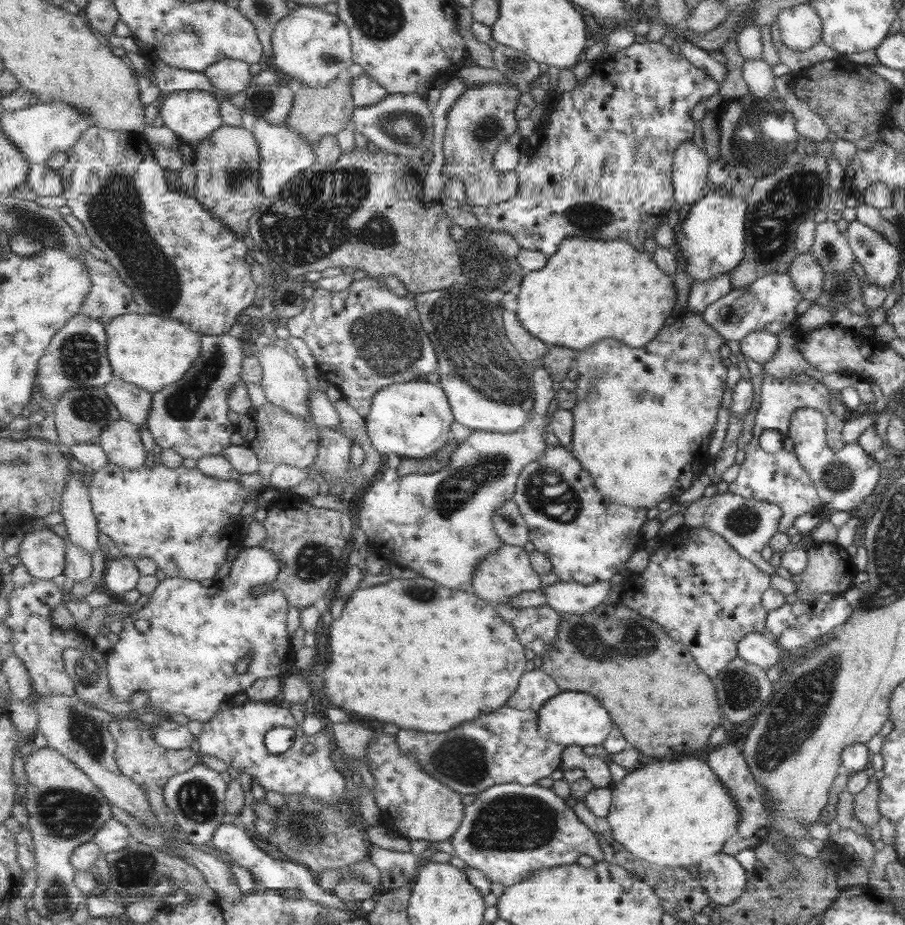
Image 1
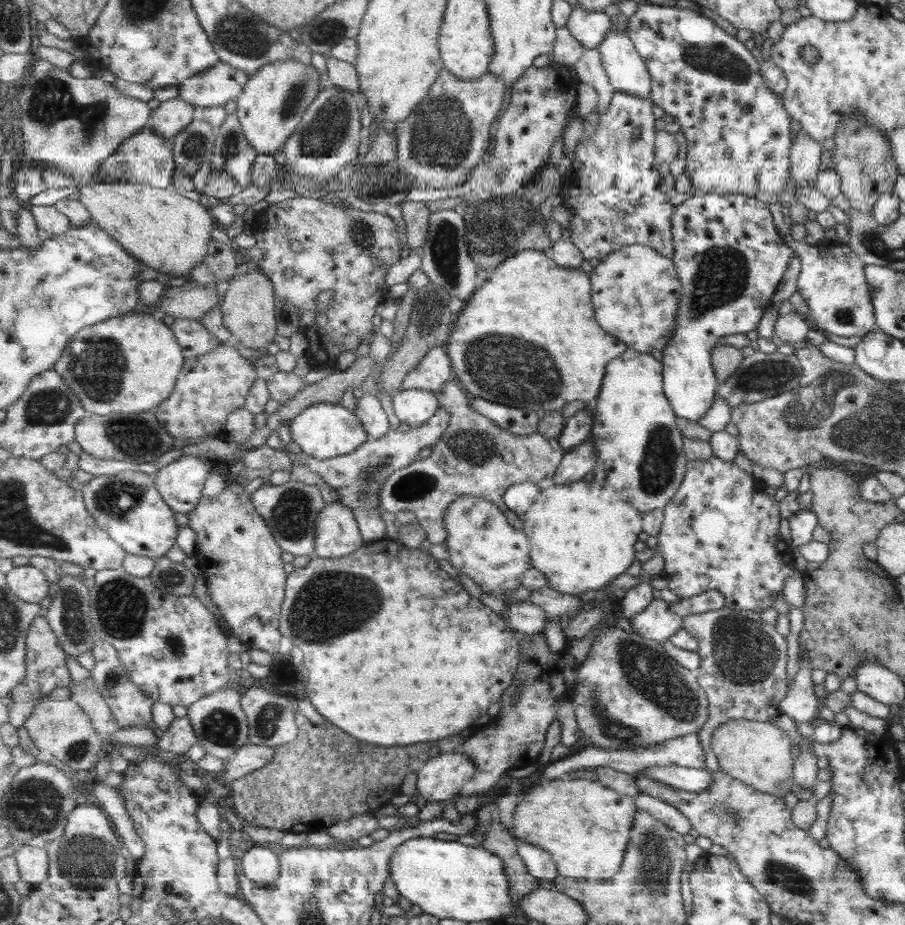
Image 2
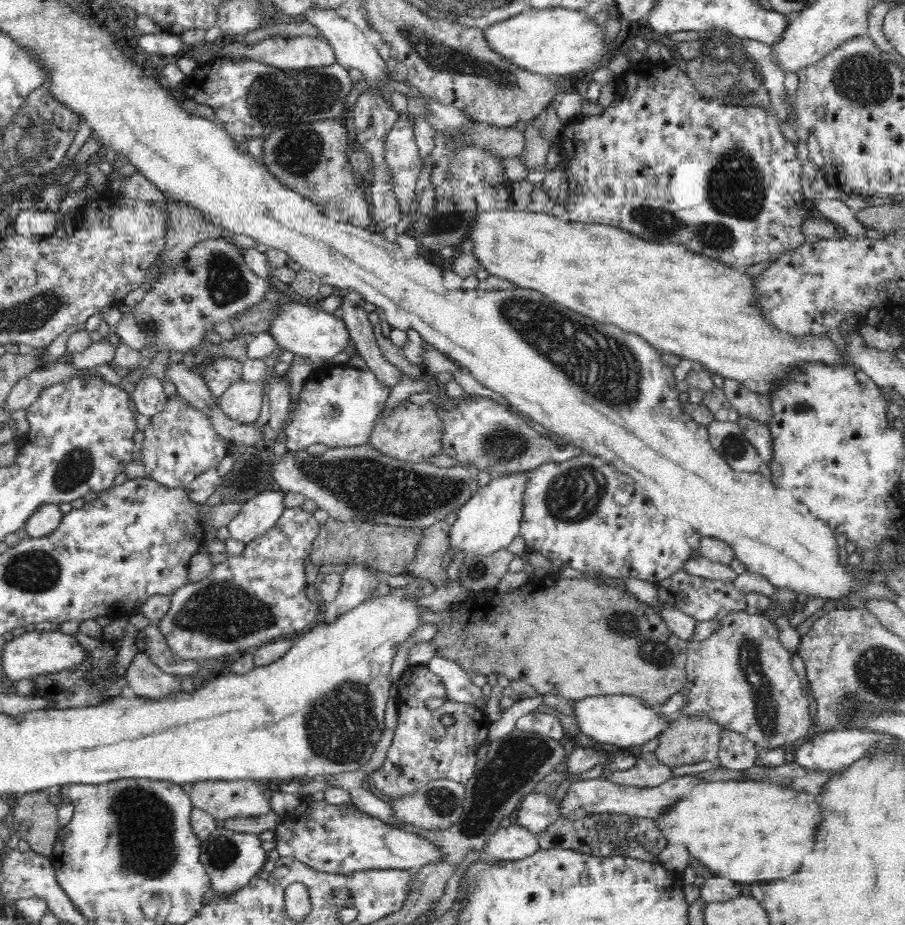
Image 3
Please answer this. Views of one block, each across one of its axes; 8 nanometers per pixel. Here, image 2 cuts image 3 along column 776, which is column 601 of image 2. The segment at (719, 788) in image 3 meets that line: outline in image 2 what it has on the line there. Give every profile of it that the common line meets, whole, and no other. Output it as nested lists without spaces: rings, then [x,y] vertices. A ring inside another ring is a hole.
[[[561,778],[557,780],[537,783],[523,797],[519,799],[514,809],[513,834],[518,842],[528,842],[541,846],[547,850],[559,874],[571,878],[613,878],[625,858],[627,844],[631,840],[632,828],[635,824],[635,815],[639,810],[636,799],[624,793],[617,792],[598,780]]]

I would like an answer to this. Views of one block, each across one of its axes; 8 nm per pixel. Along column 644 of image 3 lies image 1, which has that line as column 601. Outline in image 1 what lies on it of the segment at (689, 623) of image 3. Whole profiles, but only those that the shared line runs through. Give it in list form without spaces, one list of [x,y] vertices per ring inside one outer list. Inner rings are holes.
[[[559,581],[549,587],[543,586],[547,605],[560,613],[587,614],[607,602],[613,584],[610,581],[590,585]]]

